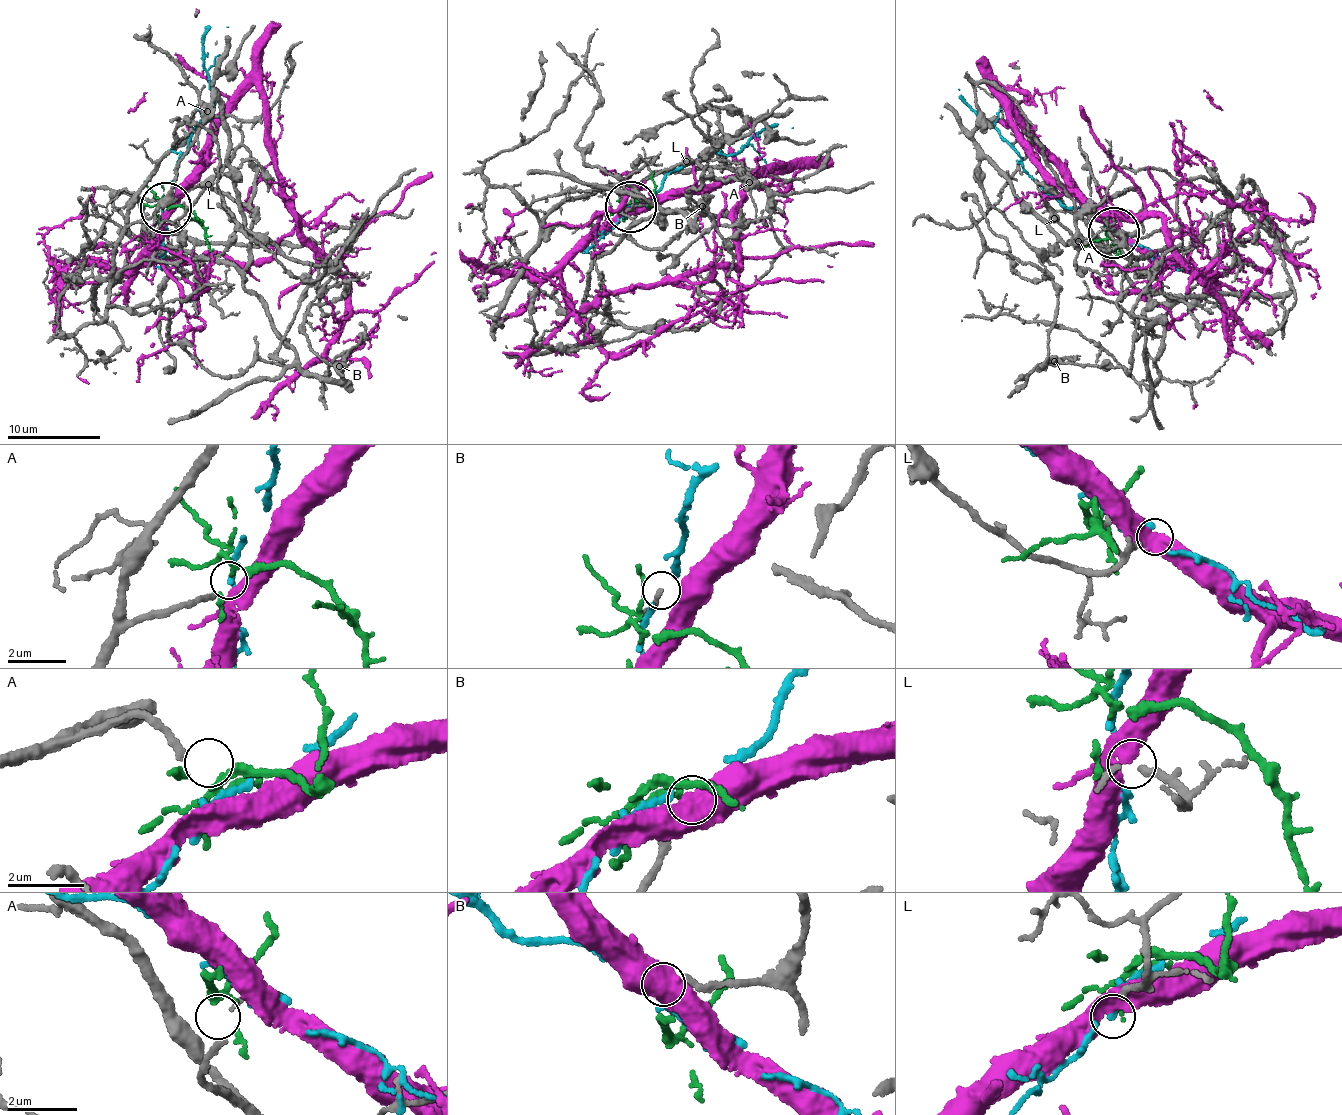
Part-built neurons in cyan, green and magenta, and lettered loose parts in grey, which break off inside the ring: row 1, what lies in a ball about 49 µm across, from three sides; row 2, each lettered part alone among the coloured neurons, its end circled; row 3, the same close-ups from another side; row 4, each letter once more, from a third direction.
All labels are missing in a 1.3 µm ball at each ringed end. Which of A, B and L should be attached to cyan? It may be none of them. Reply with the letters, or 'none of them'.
none of them

